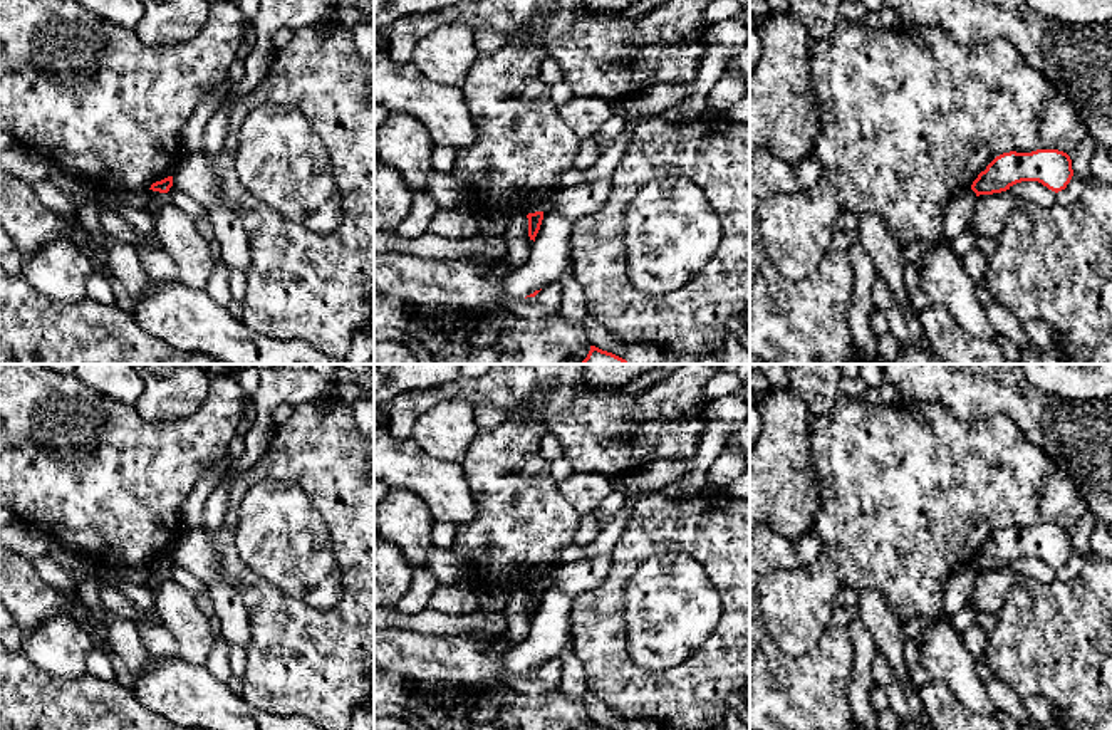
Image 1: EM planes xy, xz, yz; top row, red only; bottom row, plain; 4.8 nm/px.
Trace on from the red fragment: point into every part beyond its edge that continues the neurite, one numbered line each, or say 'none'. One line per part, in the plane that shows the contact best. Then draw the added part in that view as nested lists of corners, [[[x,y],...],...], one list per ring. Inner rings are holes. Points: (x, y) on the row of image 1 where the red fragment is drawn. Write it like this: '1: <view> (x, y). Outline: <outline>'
none

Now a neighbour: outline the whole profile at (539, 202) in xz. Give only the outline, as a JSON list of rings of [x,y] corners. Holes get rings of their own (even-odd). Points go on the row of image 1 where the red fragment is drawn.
[[[557,190],[543,191],[532,195],[527,203],[523,205],[522,211],[525,215],[543,211],[545,208],[552,206],[557,200]]]

